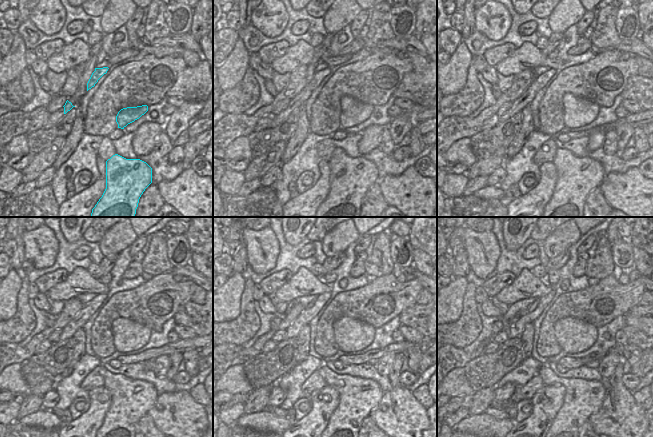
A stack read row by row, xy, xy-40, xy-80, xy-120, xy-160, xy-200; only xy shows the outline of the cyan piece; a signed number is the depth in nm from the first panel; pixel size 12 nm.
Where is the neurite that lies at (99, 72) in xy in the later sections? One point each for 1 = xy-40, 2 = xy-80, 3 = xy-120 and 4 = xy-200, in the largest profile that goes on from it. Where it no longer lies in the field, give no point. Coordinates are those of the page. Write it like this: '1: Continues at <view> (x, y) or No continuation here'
1: Continues at xy-40 (298, 101)
2: Continues at xy-80 (539, 82)
3: Continues at xy-120 (87, 311)
4: Continues at xy-200 (516, 329).

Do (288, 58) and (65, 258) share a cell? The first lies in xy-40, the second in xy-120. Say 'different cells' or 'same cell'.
different cells

